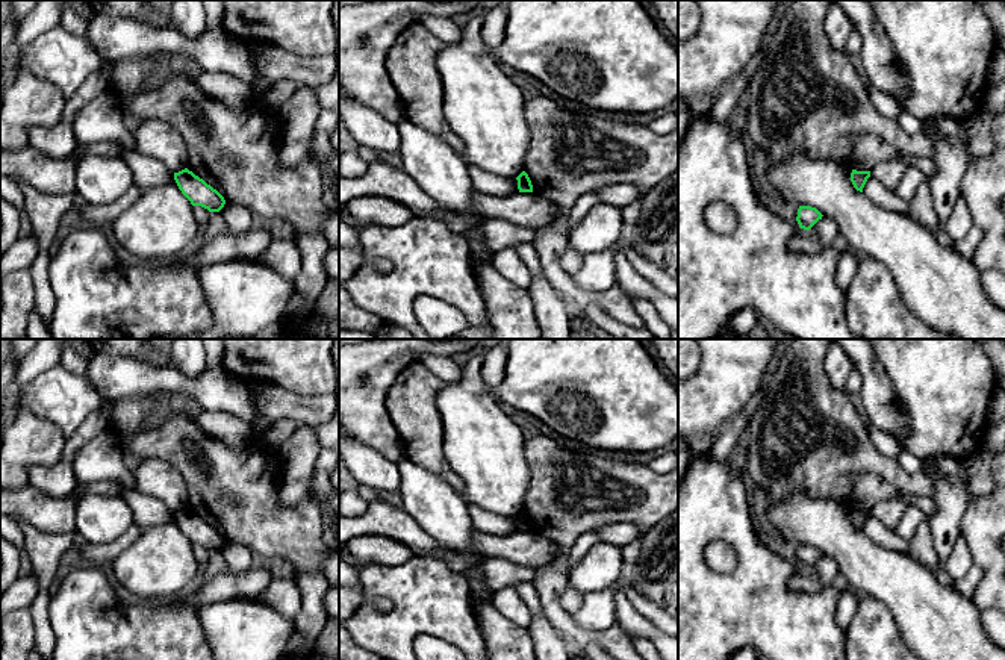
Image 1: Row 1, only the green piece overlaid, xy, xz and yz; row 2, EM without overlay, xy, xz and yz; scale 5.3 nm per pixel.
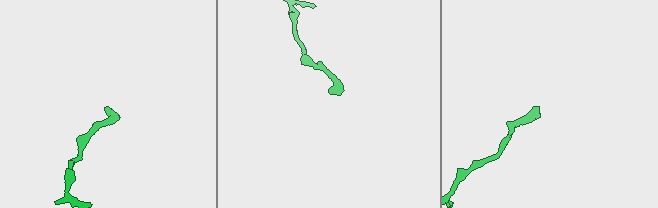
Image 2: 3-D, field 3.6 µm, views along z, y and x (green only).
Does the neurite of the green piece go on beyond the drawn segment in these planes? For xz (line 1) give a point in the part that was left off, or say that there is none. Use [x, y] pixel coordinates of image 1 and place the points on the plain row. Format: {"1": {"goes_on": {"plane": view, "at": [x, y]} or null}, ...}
{"1": {"goes_on": null}}

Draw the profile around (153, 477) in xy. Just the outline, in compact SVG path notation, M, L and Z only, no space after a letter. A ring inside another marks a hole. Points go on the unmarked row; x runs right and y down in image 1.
M160 459L141 460L133 472L135 489L157 498L171 512L188 507L188 492L180 472Z

